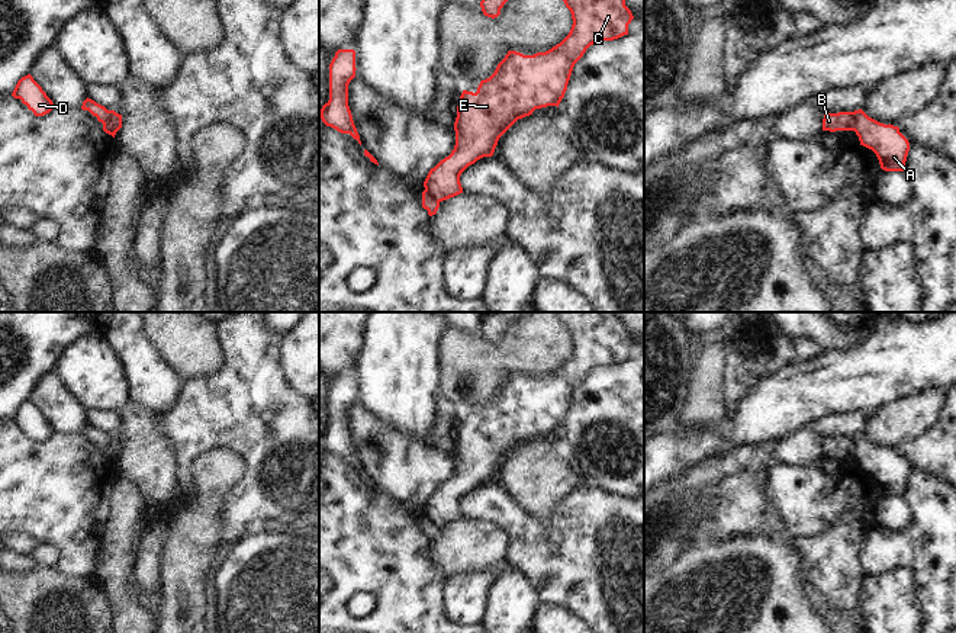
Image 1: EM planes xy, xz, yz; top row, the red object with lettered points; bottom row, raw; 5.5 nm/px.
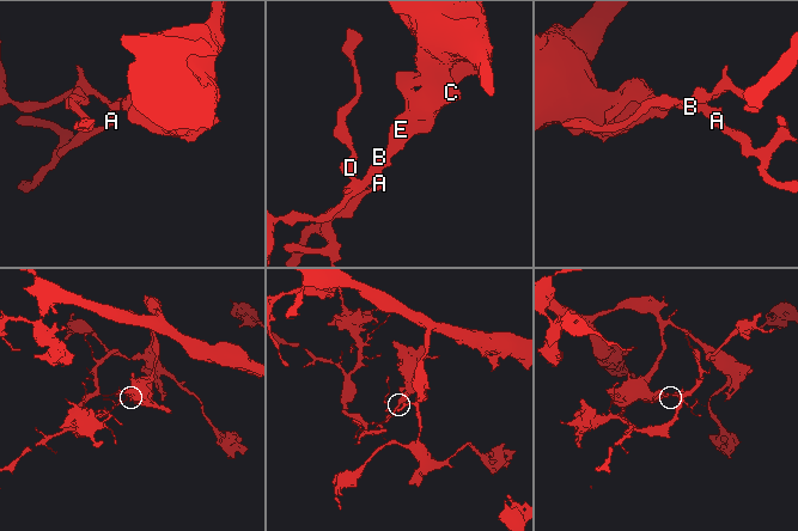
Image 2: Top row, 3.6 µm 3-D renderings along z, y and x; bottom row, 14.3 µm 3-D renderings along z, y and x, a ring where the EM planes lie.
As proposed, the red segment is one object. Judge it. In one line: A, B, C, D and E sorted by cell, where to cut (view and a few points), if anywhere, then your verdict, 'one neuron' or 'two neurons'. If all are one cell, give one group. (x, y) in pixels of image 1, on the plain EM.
A D / B C E; cut in xy along (109, 436), (109, 449), (115, 458); two neurons

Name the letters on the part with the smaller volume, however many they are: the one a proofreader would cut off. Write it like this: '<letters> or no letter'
A, D

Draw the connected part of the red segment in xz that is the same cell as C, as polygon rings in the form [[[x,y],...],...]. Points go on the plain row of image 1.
[[[553,312],[572,338],[569,360],[545,377],[524,380],[508,376],[495,398],[482,405],[477,417],[463,415],[454,447],[456,470],[448,482],[429,495],[424,512],[440,528],[463,518],[461,498],[477,485],[492,482],[499,463],[518,446],[532,440],[535,434],[560,430],[574,389],[586,375],[599,366],[614,366],[628,360],[634,344],[625,324],[614,312]]]

